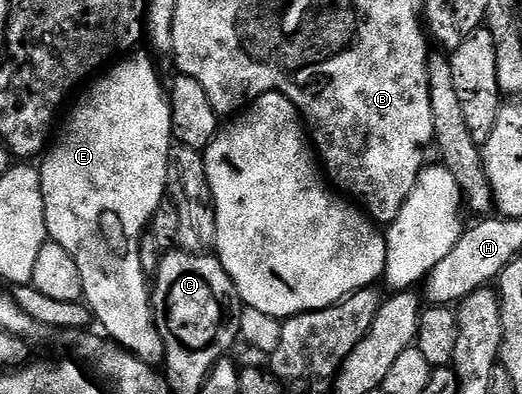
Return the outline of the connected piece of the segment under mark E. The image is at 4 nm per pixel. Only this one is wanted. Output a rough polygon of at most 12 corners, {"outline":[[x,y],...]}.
{"outline":[[147,56],[78,97],[38,169],[98,327],[163,363],[141,242],[167,196]]}

